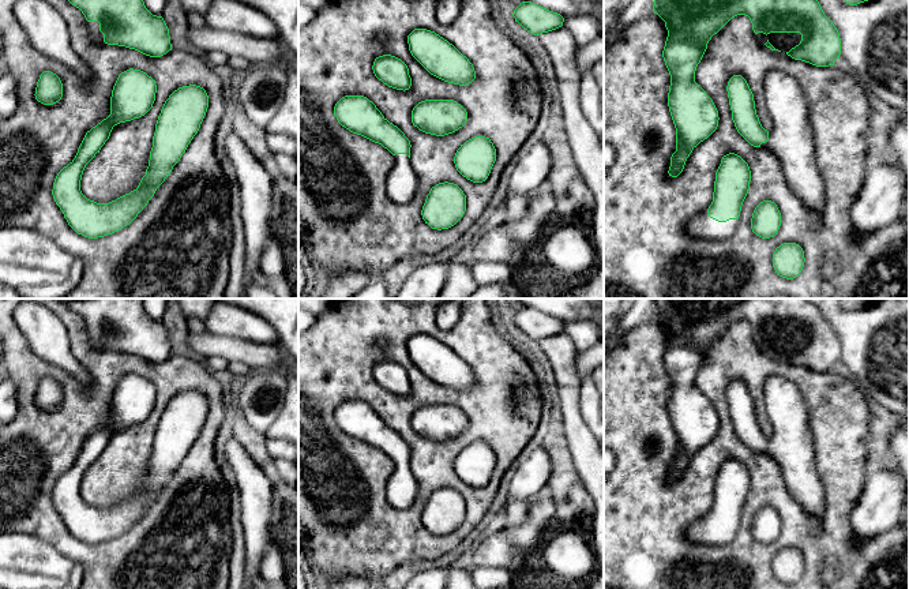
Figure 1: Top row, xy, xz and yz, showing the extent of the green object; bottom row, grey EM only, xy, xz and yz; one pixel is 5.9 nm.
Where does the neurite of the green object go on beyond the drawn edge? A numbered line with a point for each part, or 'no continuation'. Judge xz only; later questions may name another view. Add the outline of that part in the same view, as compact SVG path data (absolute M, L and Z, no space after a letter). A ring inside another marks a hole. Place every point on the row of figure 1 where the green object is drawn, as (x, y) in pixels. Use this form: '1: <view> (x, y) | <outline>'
1: xz (401, 184) | M395 154L395 164L387 175L386 188L391 200L409 203L417 191L417 176L406 154Z

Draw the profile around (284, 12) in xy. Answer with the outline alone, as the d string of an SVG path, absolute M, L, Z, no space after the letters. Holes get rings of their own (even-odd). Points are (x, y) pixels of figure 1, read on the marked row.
M238 0L266 14L278 29L278 38L298 57L298 0Z

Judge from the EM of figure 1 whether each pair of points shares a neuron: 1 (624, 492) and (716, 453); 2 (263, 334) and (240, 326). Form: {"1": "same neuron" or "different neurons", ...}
{"1": "same neuron", "2": "same neuron"}

